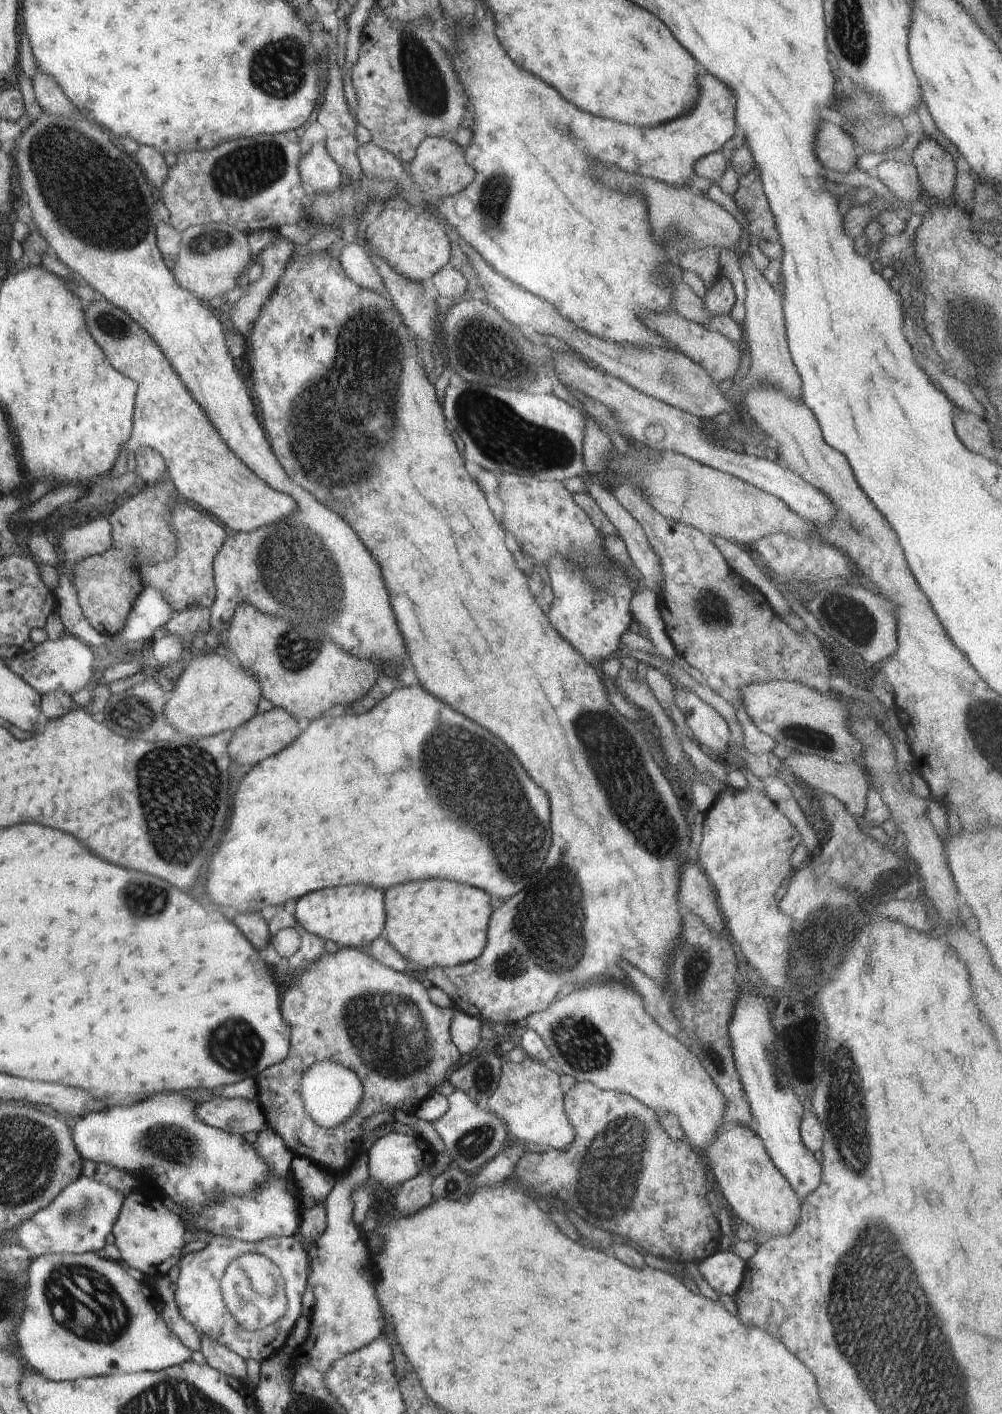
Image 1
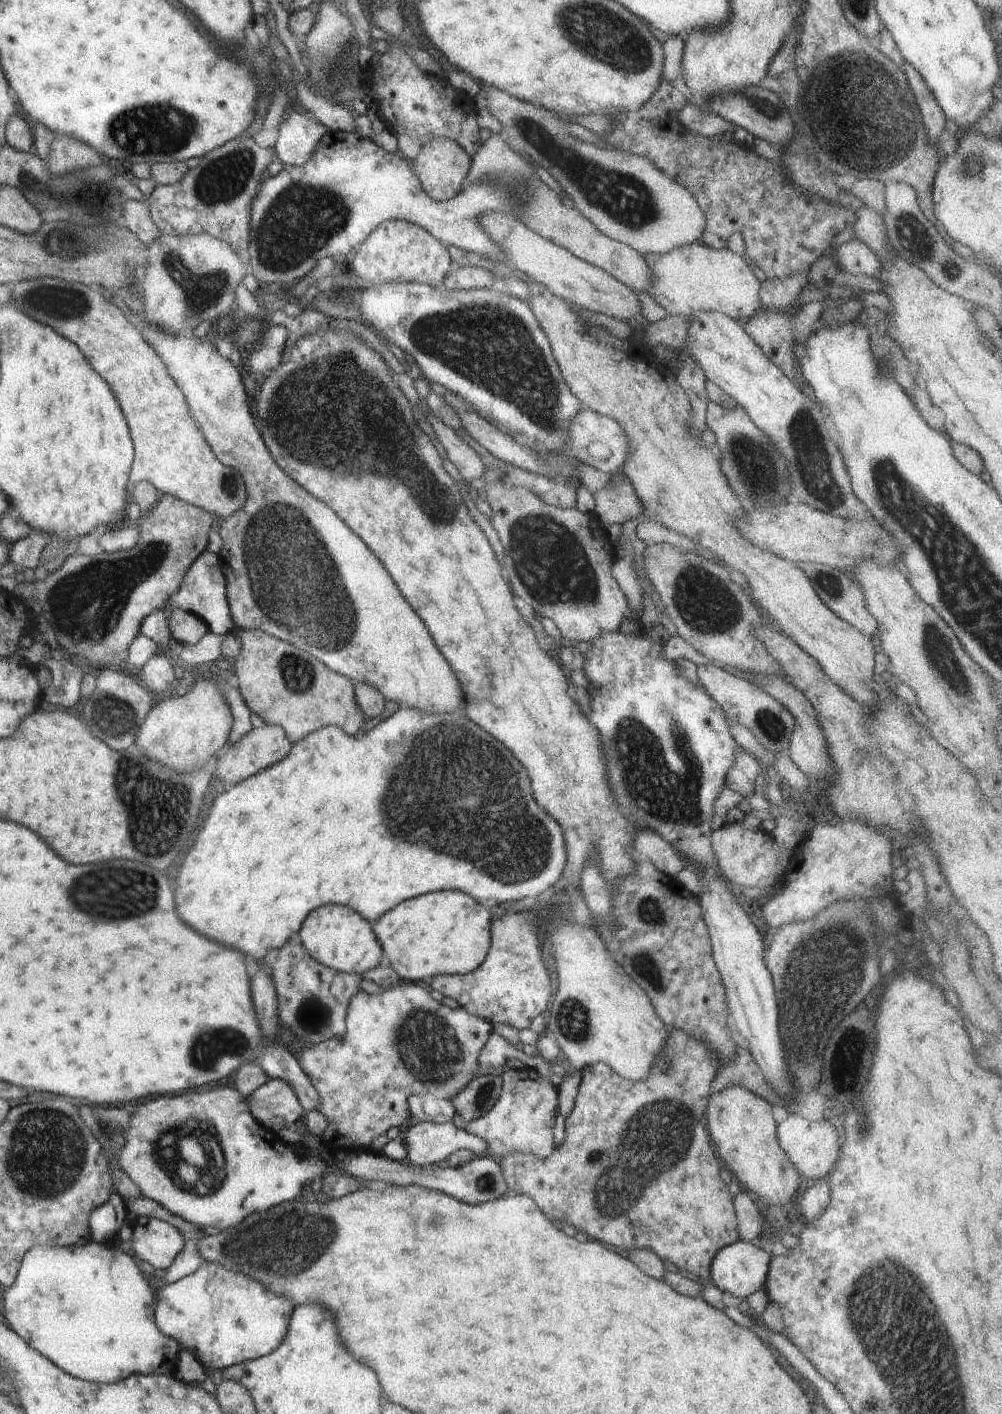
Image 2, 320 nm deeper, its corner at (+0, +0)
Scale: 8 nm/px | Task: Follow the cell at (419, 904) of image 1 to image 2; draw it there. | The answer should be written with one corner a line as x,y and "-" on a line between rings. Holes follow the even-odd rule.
443,890
440,892
426,893
418,898
411,898
405,900
395,906
392,910
389,910
386,914
383,914
378,920
372,922
372,928
376,938
381,944
383,953
387,957
391,967
398,973
399,978
402,981
412,981
413,983
420,982
420,980
426,980
438,975
465,975
475,971
484,962
488,950
491,945
491,922
494,916
490,914
483,903
479,903
474,900
469,894
462,891
455,890

